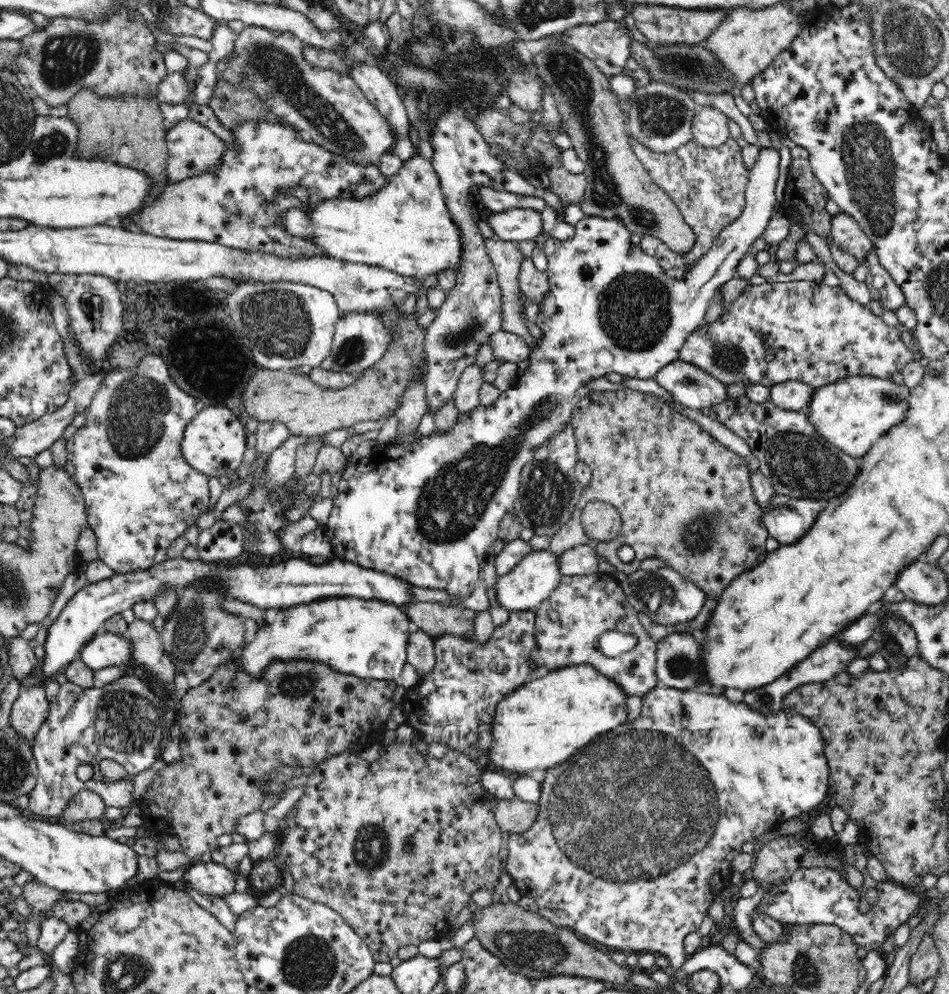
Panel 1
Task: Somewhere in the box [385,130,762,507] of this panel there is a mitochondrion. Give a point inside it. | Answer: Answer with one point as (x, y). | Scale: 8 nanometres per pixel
(635, 312)

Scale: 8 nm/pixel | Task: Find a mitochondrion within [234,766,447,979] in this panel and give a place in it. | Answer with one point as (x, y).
(371, 848)

